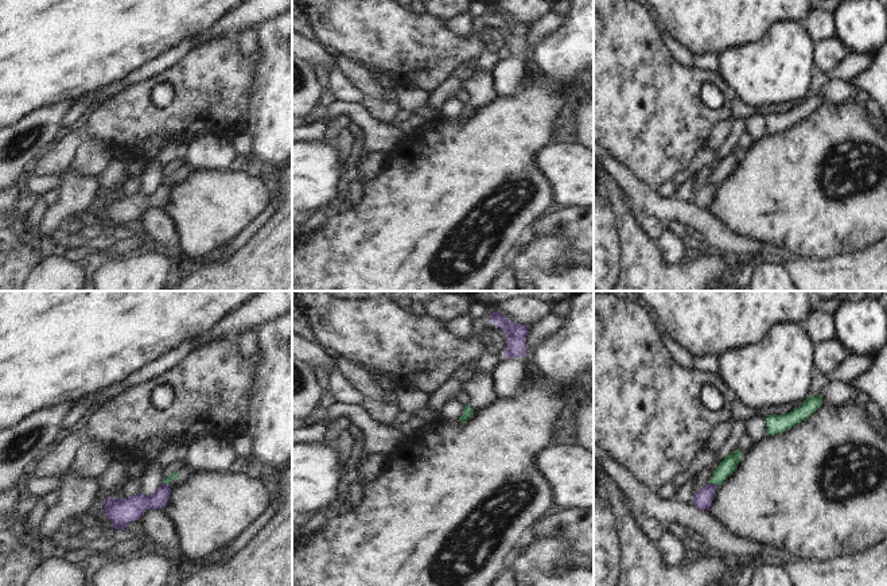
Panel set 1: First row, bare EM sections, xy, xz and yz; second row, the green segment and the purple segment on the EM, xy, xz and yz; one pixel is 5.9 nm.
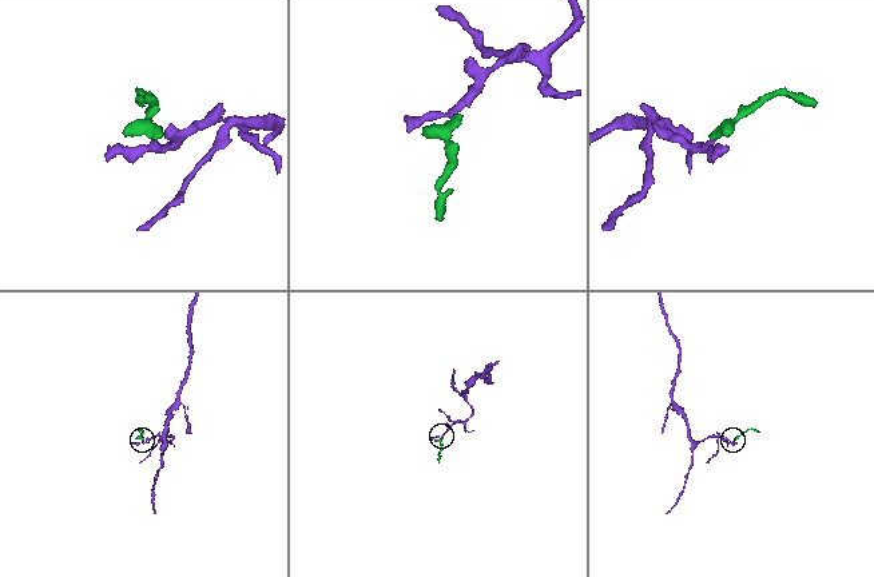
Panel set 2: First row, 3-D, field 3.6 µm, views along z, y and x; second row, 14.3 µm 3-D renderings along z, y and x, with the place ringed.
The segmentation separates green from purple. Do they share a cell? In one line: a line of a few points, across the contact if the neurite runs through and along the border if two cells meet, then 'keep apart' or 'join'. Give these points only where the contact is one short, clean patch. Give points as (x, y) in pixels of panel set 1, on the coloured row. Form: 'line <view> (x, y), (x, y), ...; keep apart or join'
line yz (710, 482), (716, 485); keep apart

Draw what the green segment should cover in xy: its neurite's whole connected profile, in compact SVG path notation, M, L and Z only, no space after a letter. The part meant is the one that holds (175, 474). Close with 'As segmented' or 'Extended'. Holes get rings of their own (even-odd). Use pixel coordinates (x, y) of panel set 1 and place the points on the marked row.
M183 466L180 470L171 473L166 480L163 480L163 484L168 484L170 486L176 486L180 482L186 481L190 471L191 469L188 466Z. Extended.

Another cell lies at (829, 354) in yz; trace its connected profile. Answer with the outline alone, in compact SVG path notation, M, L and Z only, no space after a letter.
M837 337L814 344L813 362L816 372L822 372L828 376L844 362L847 354L848 349Z

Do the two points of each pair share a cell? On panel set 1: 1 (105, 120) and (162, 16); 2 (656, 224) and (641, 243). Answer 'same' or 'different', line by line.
1: different
2: different

